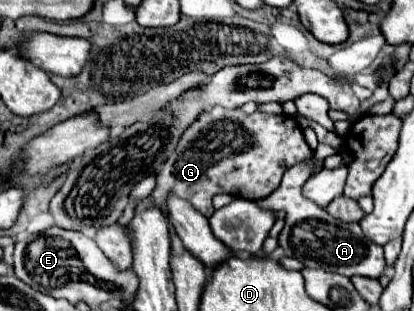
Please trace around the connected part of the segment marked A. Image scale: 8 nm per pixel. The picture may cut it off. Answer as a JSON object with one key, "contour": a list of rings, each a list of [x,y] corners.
{"contour":[[[312,153],[310,159],[290,167],[282,177],[280,187],[274,193],[270,193],[266,199],[262,199],[266,209],[282,209],[286,213],[286,225],[278,237],[280,247],[288,257],[296,257],[304,265],[314,269],[326,269],[332,273],[340,273],[344,277],[354,277],[354,275],[374,277],[374,279],[382,277],[386,271],[384,249],[362,235],[360,223],[344,223],[334,217],[328,217],[326,209],[322,209],[320,205],[316,205],[314,201],[302,195],[302,185],[310,179],[314,167],[316,163]]]}

